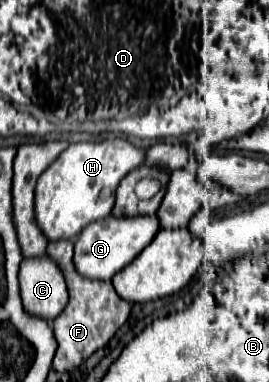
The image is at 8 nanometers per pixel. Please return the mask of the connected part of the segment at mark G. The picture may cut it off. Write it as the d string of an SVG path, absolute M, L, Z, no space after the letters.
M106 216L98 222L92 222L82 230L78 242L74 244L74 266L76 272L90 280L112 280L112 276L128 266L134 256L138 256L154 234L160 230L156 216L134 216L134 218L114 218Z

